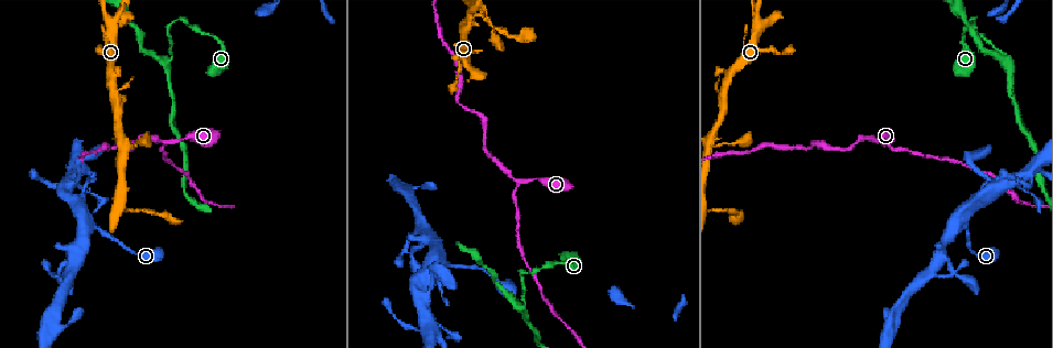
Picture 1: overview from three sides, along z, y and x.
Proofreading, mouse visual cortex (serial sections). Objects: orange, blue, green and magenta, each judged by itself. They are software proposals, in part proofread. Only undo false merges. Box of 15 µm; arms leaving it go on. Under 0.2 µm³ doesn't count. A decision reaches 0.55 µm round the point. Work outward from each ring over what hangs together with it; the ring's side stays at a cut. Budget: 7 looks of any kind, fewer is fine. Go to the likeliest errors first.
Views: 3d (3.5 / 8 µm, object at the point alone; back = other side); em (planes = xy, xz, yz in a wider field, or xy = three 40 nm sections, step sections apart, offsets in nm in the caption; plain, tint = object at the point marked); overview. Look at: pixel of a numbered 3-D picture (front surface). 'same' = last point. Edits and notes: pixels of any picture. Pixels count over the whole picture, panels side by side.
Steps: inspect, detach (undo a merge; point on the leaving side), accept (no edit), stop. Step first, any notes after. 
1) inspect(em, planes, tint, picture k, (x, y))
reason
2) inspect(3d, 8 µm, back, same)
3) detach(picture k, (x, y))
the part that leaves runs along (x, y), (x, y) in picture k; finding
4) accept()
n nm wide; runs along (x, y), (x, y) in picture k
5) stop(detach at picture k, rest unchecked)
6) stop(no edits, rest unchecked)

inspect(3d, 3.5 µm, picture 1, (521, 182))
sudden change in width

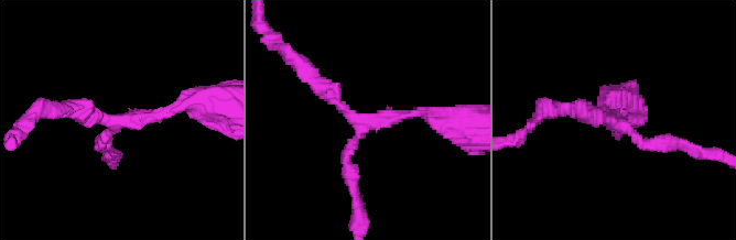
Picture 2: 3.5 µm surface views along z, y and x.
inspect(em, xy, step 1, tint, picture 2, (122, 120))
3 arms; arms of 150, 200, 200 nm

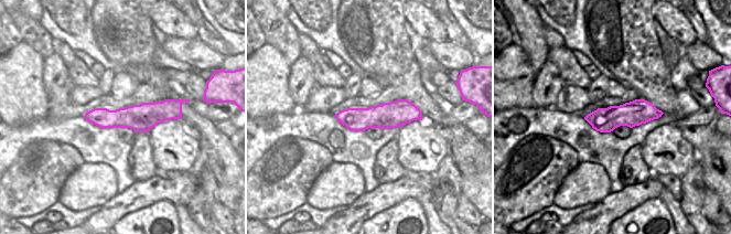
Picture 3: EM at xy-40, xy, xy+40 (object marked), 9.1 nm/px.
accept()
runs along (434, 117), (359, 120), (309, 75) in picture 2; all the same cell

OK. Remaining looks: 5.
inspect(3d, 3.5 µm, picture 1, (463, 53))
thin arm on a thick one

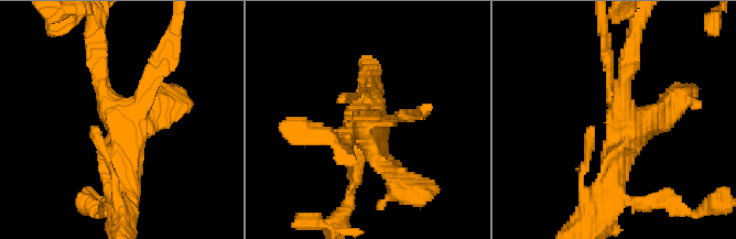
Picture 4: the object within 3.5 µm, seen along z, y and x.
accept()
runs along (122, 188), (122, 118), (95, 53) in picture 4; continuous, no second cell

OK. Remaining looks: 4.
inspect(3d, 3.5 µm, picture 1, (179, 18))
sharp bend

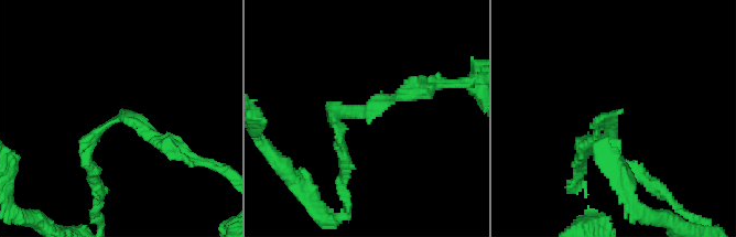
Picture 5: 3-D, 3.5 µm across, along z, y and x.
inspect(em, xy, step 3, tint, picture 5, (609, 118))
arms of 200, 250 nm

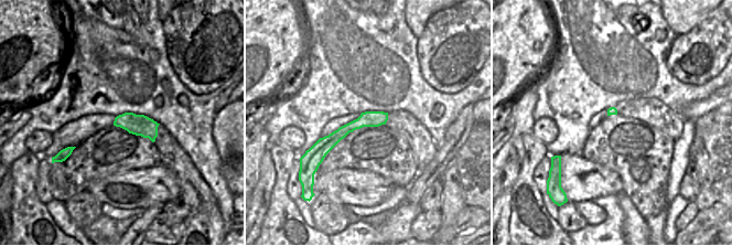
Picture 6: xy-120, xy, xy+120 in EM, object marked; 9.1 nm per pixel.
accept()
runs along (385, 115), (348, 127), (320, 153) in picture 6; continuous, no second cell

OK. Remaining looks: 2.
stop(no edits, rest unchecked)

